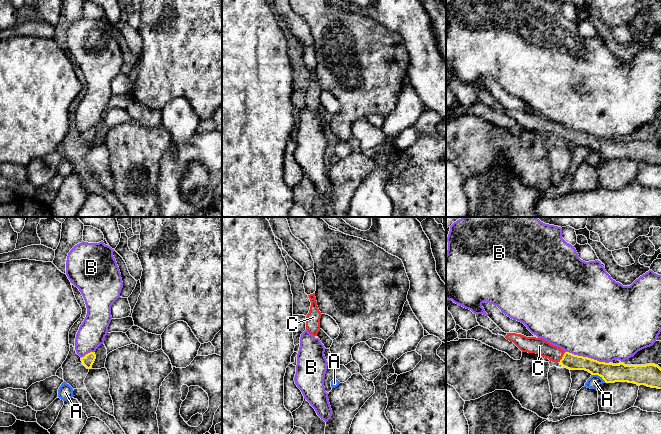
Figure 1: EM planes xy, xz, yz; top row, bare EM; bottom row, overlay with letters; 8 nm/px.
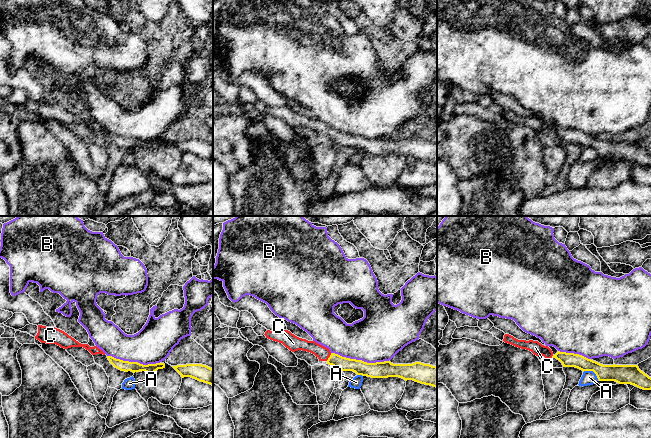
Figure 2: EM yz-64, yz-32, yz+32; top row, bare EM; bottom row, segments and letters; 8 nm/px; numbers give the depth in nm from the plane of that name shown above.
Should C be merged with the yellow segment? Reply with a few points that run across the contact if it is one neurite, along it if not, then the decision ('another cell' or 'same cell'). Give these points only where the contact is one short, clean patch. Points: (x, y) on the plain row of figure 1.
line yz (570, 137), (562, 133), (539, 122); same cell

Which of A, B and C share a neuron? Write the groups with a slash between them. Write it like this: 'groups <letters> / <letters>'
groups A / B / C

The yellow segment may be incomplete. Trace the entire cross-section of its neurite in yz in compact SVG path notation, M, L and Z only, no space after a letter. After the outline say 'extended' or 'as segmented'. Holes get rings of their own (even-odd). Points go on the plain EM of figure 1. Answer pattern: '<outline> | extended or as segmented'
M507 109L507 116L513 118L522 128L536 129L569 146L585 146L600 152L606 159L628 158L638 162L645 161L661 165L661 144L655 140L625 141L623 138L599 138L597 136L565 128L542 114L526 113L521 110Z | extended

